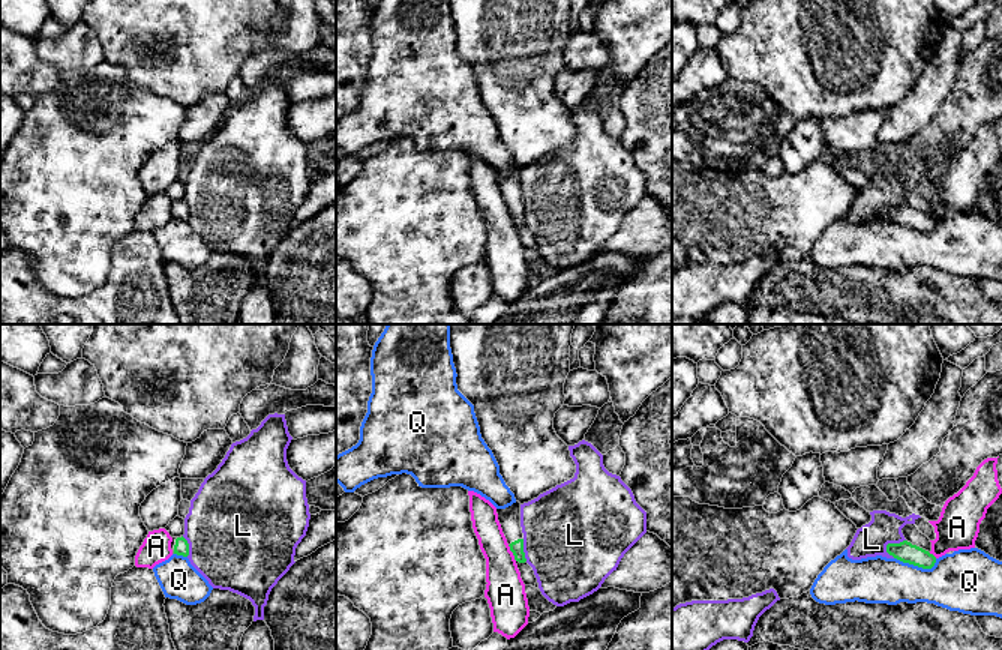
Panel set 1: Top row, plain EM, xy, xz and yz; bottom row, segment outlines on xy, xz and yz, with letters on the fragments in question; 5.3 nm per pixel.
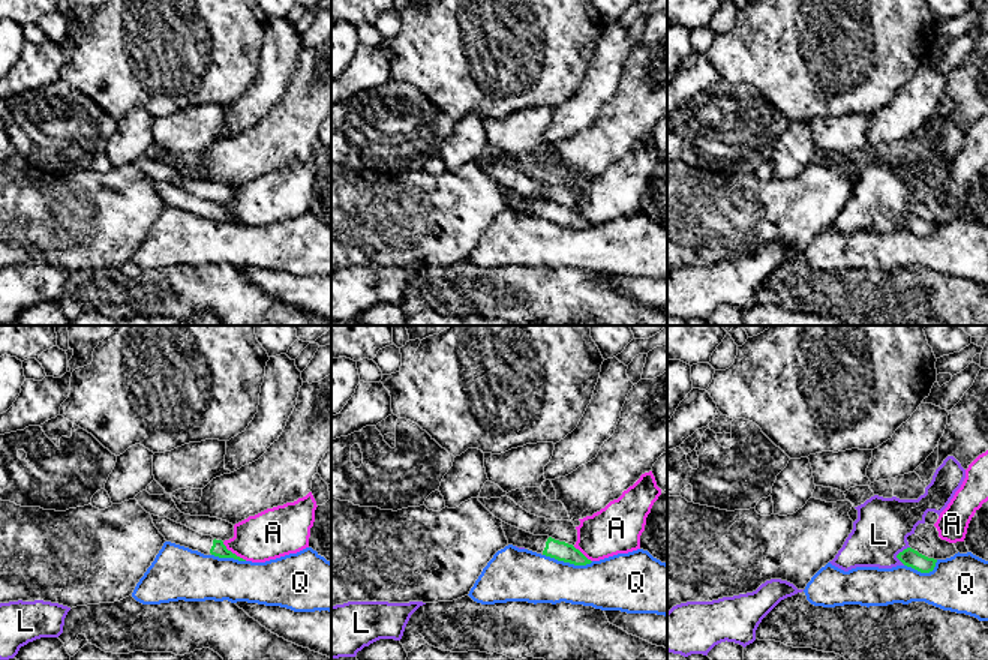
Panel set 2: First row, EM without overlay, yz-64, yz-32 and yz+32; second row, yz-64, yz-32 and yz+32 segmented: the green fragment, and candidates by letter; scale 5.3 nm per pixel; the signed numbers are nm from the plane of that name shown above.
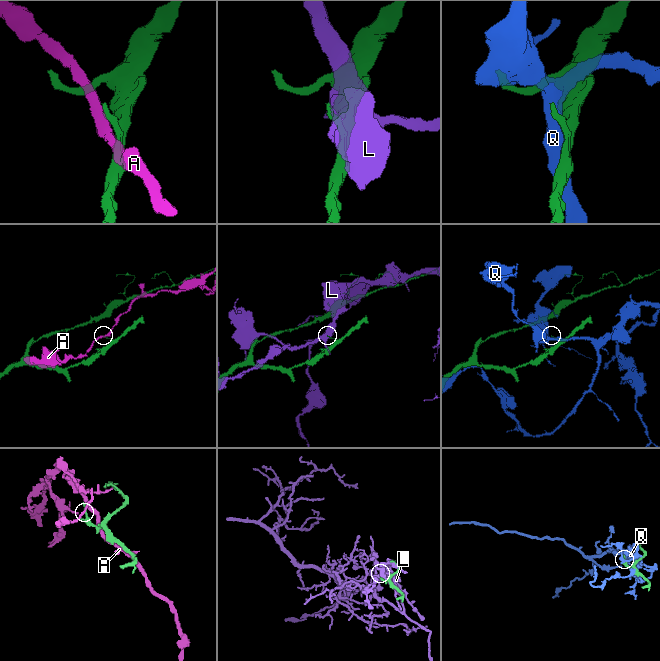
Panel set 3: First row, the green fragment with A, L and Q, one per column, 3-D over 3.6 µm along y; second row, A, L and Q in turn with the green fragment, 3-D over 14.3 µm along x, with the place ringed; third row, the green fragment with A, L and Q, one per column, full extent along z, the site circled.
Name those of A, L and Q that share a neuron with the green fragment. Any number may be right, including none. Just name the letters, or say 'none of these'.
none of these

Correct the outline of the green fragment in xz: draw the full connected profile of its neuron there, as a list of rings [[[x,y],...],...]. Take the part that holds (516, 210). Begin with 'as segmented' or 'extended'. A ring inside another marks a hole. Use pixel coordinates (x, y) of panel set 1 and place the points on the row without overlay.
extended; [[[516,165],[506,173],[496,173],[496,177],[514,224],[525,227],[526,222],[524,216],[524,197],[520,191],[520,167]]]

